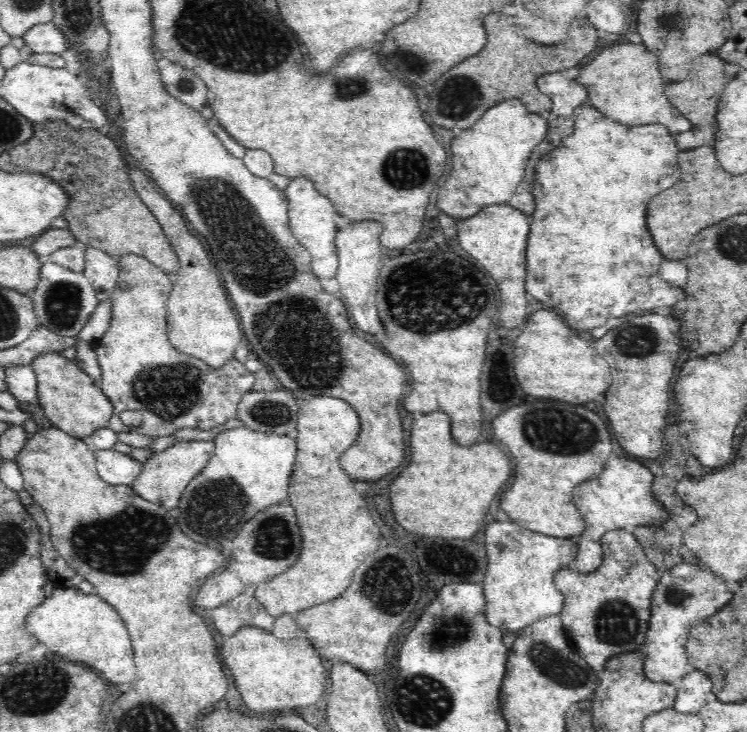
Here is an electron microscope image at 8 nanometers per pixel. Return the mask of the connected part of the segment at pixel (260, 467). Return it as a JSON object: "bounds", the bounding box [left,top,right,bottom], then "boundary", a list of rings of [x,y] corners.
{"bounds":[174,426,297,547],"boundary":[[[248,426],[226,429],[216,434],[215,451],[205,469],[184,490],[174,518],[182,532],[196,542],[215,547],[218,542],[228,544],[238,534],[243,524],[249,522],[260,510],[286,502],[289,493],[294,463],[297,457],[297,442],[284,434],[252,430]]]}

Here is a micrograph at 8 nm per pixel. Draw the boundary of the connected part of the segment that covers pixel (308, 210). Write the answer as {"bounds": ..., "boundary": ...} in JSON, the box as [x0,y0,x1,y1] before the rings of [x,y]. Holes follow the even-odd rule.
{"bounds":[285,175,339,294],"boundary":[[[299,175],[292,178],[285,188],[289,199],[289,223],[294,237],[301,246],[310,254],[314,274],[319,278],[322,289],[328,294],[335,294],[339,291],[339,282],[335,278],[338,270],[339,255],[336,247],[337,230],[334,219],[338,212],[335,210],[332,201],[326,198],[314,188],[314,184],[305,176]],[[324,278],[334,278],[334,282],[322,282]],[[326,286],[338,286],[338,290],[326,290]]]}

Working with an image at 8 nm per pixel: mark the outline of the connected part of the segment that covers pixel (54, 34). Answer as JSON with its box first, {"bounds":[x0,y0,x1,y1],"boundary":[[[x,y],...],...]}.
{"bounds":[22,21,71,55],"boundary":[[[52,21],[32,26],[28,32],[22,34],[25,46],[33,53],[56,53],[62,55],[71,46],[66,37],[58,32]]]}

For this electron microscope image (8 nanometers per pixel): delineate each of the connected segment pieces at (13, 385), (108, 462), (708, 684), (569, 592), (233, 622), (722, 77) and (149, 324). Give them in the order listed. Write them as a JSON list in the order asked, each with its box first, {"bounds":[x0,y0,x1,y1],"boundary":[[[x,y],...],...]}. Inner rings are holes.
[{"bounds":[4,364,37,403],"boundary":[[[8,364],[4,367],[6,390],[20,403],[37,403],[37,378],[31,364]]]},{"bounds":[96,449,143,485],"boundary":[[[114,449],[97,450],[96,466],[100,478],[111,485],[130,485],[142,472],[143,463]]]},{"bounds":[673,669,713,715],"boundary":[[[690,669],[676,683],[677,695],[673,707],[682,714],[698,715],[700,709],[712,699],[713,682],[700,670]]]},{"bounds":[554,530,661,673],"boundary":[[[610,530],[601,538],[601,545],[603,563],[594,572],[581,573],[566,567],[554,577],[554,584],[565,596],[560,615],[569,642],[596,673],[604,670],[614,655],[642,649],[649,629],[653,592],[661,577],[634,533]]]},{"bounds":[209,594,275,637],"boundary":[[[239,594],[218,608],[209,610],[216,624],[216,629],[222,637],[236,634],[246,626],[258,626],[272,631],[275,617],[272,616],[254,594]]]},{"bounds":[665,54,729,151],"boundary":[[[703,54],[693,60],[693,66],[689,75],[681,81],[667,83],[665,95],[669,101],[690,121],[690,130],[678,134],[675,138],[677,147],[681,151],[687,151],[698,146],[712,144],[715,140],[715,134],[718,132],[717,108],[721,99],[722,91],[729,81],[724,73],[724,64],[719,56],[712,54]]]},{"bounds":[92,254,255,436],"boundary":[[[128,254],[119,258],[119,280],[116,285],[116,290],[111,294],[109,300],[112,302],[112,322],[108,332],[99,340],[92,342],[94,350],[96,351],[98,362],[102,369],[102,385],[101,389],[104,395],[110,399],[113,406],[112,416],[108,420],[108,428],[114,430],[114,432],[134,431],[141,435],[146,436],[168,436],[174,434],[176,430],[180,428],[199,428],[200,430],[214,429],[218,424],[224,424],[227,420],[237,417],[237,410],[239,402],[246,393],[253,390],[255,384],[255,374],[249,372],[248,369],[242,362],[236,360],[235,357],[230,358],[224,366],[216,367],[210,366],[208,362],[204,362],[201,358],[194,358],[190,354],[184,354],[184,352],[178,352],[170,340],[168,340],[168,322],[167,320],[167,304],[170,293],[173,289],[173,276],[168,275],[162,269],[158,269],[158,266],[150,262],[149,259],[142,257],[141,255]],[[124,410],[140,410],[142,412],[143,420],[139,427],[126,426],[120,419],[120,414]]]}]

